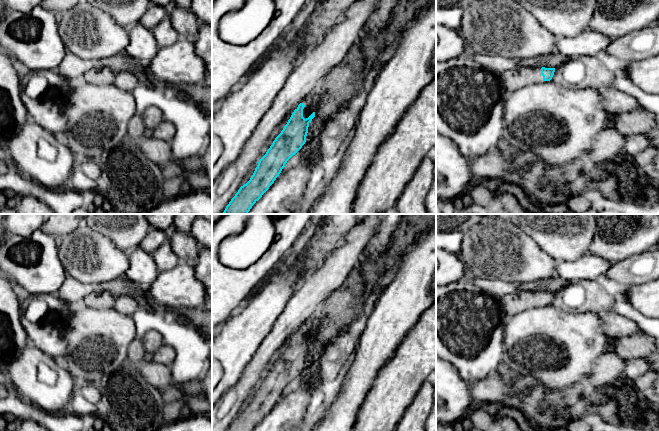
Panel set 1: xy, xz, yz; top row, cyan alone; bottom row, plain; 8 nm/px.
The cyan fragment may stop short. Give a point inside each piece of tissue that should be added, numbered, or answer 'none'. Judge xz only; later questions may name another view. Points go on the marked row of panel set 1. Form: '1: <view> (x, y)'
none

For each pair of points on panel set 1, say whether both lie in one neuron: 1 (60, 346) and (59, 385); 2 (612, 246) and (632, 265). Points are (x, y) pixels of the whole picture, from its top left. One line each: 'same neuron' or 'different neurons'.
1: different neurons
2: different neurons

